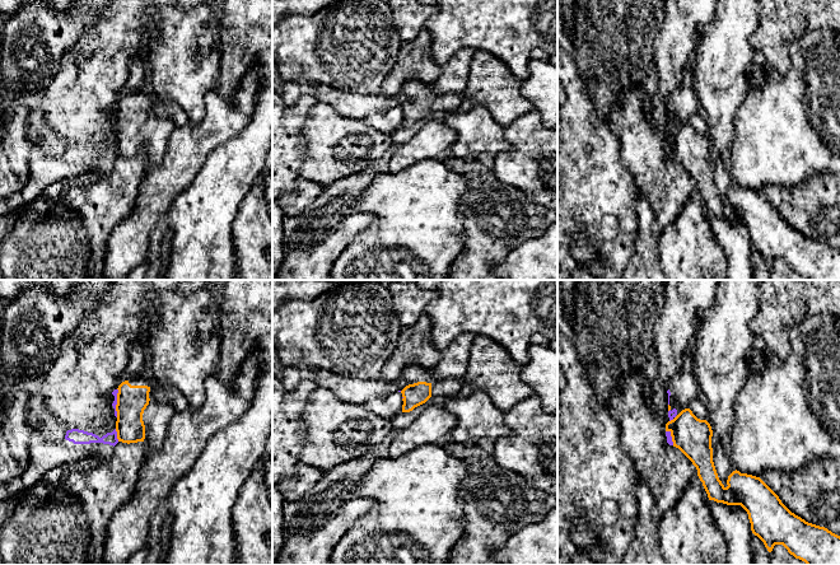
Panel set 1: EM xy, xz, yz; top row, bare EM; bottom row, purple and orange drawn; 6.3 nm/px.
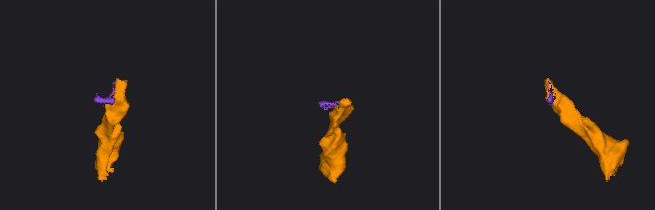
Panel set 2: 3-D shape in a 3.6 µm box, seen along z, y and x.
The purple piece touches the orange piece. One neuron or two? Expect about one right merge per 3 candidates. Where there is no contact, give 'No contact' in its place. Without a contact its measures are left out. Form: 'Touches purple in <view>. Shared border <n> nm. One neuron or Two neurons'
Touches purple in xy. Shared border 80 nm. Two neurons

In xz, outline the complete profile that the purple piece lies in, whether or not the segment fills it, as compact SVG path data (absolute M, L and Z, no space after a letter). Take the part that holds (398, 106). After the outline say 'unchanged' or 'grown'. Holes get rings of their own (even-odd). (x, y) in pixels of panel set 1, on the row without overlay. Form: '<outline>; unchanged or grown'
M393 107L383 113L373 113L365 117L365 122L381 132L391 135L402 126L402 108Z; grown

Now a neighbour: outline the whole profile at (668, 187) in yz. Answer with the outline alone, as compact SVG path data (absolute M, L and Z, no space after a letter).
M625 88L608 115L608 129L621 144L621 158L636 188L644 192L655 213L654 233L662 233L677 219L697 190L692 177L667 158L666 139L643 112L643 92Z

